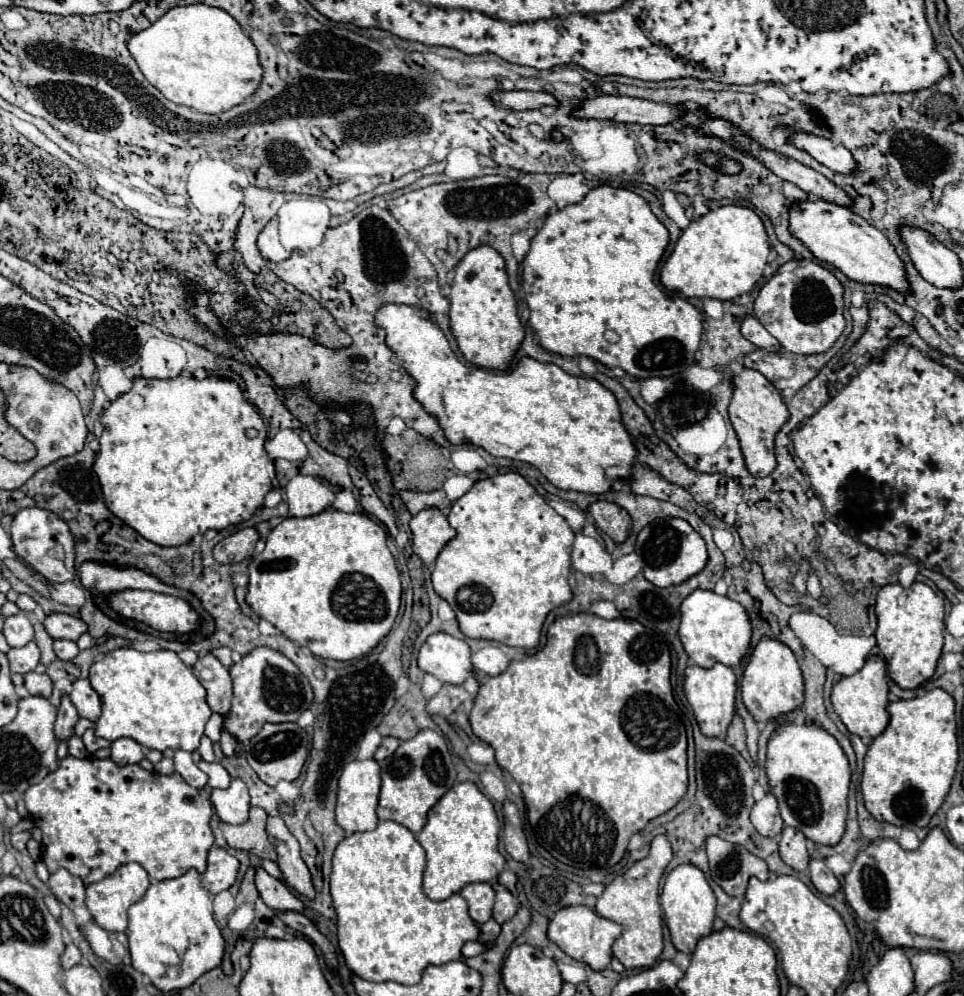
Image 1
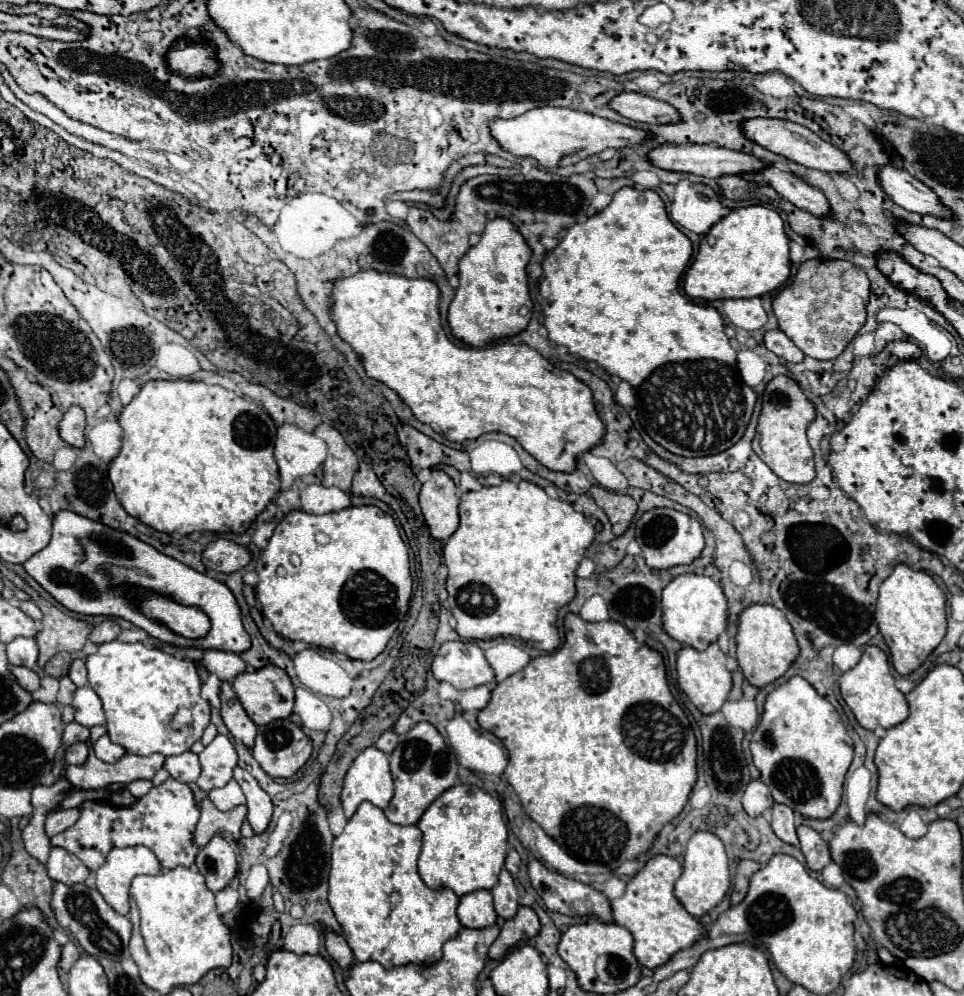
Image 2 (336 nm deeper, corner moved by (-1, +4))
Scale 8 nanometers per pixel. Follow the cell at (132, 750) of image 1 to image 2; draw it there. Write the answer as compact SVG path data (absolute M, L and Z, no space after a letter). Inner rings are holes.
M102 736L102 738L94 744L94 754L96 754L100 760L104 760L104 762L114 764L114 762L118 762L118 760L126 754L126 750L124 750L120 744L110 742L108 736Z

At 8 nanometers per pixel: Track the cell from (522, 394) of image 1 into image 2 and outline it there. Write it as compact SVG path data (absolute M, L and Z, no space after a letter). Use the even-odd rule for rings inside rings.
M364 270L336 280L332 292L332 320L338 326L340 338L362 356L366 374L390 386L410 406L420 422L432 426L434 432L444 434L450 442L462 444L464 440L476 440L486 432L504 432L520 442L520 446L548 470L566 474L576 470L576 458L598 446L606 434L606 426L592 400L592 390L526 344L502 342L494 348L476 350L452 344L442 330L438 296L440 290L432 280Z

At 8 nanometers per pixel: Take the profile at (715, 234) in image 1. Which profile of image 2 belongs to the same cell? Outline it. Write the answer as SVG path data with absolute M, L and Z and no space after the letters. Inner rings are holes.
M754 204L732 210L702 236L698 254L684 274L684 292L692 298L756 298L780 288L790 276L788 238L776 210Z

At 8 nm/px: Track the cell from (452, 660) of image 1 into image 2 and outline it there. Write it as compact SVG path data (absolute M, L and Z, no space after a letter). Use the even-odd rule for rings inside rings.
M468 640L444 642L432 660L432 674L436 680L450 682L458 690L494 682L492 668L484 658L482 648Z

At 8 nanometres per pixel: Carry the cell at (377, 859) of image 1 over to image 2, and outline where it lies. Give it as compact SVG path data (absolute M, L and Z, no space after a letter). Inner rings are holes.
M362 802L356 810L356 814L348 820L344 832L334 838L332 842L332 868L330 868L330 907L334 910L334 916L336 920L340 922L342 926L342 932L344 932L344 938L348 942L348 946L352 948L354 952L354 958L356 962L368 962L368 960L374 960L374 962L380 962L386 970L392 968L392 966L406 966L406 964L418 964L418 966L430 966L434 962L440 960L440 954L442 954L442 946L444 942L452 940L458 930L460 930L460 920L456 916L456 908L458 908L458 896L452 892L452 890L432 890L428 888L420 874L418 874L418 868L416 868L416 860L418 860L418 854L420 854L420 848L422 848L422 832L418 830L418 826L400 826L400 824L392 824L384 812L380 808L376 808L372 802Z

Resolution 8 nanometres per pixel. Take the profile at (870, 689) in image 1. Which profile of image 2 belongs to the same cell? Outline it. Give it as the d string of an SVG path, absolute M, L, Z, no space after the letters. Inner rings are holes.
M866 646L860 662L852 670L848 670L840 676L838 686L840 686L840 694L842 694L844 702L848 704L848 708L856 716L858 724L866 730L874 730L876 726L892 728L892 726L900 724L902 720L906 720L906 716L908 716L906 698L894 686L888 656L878 646Z

